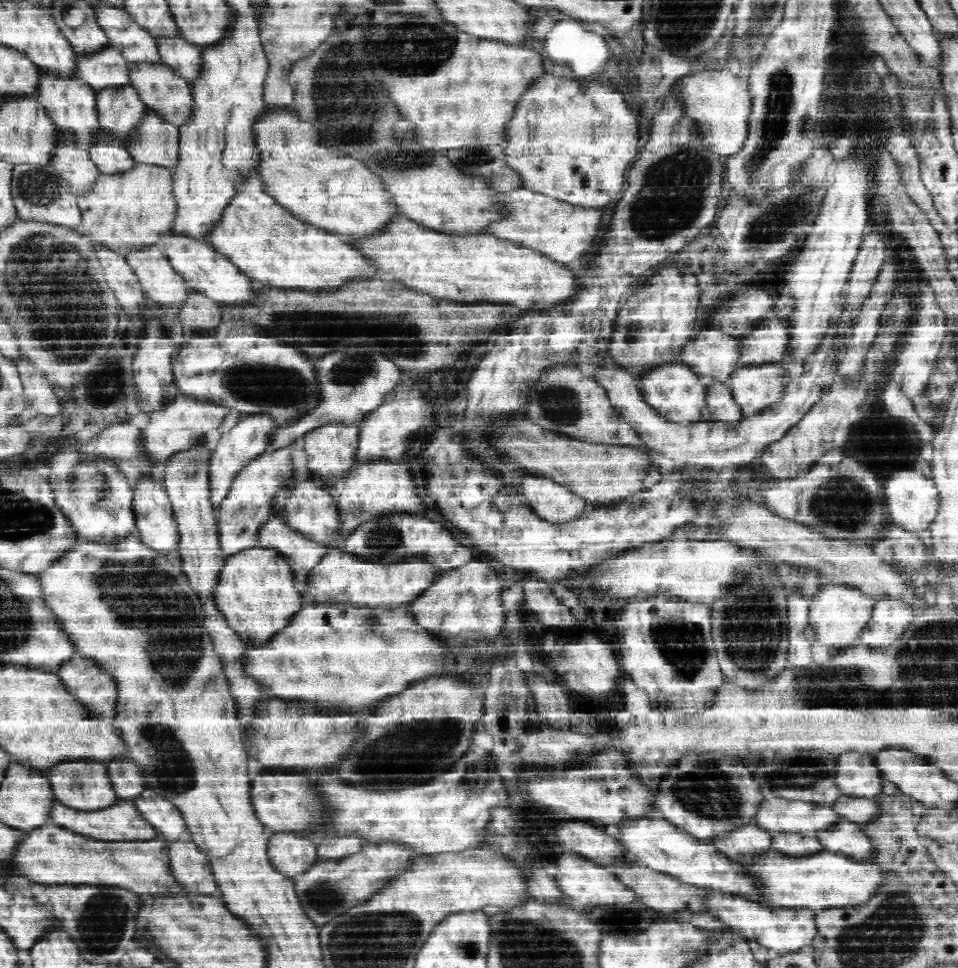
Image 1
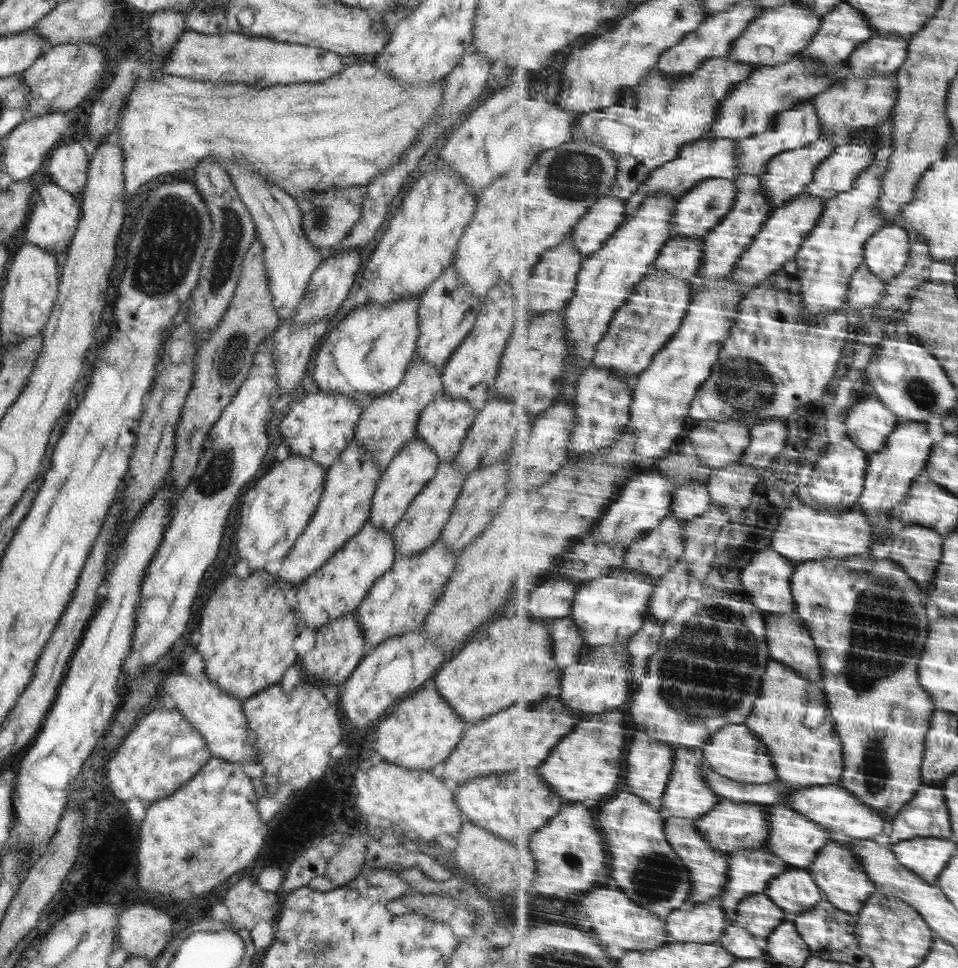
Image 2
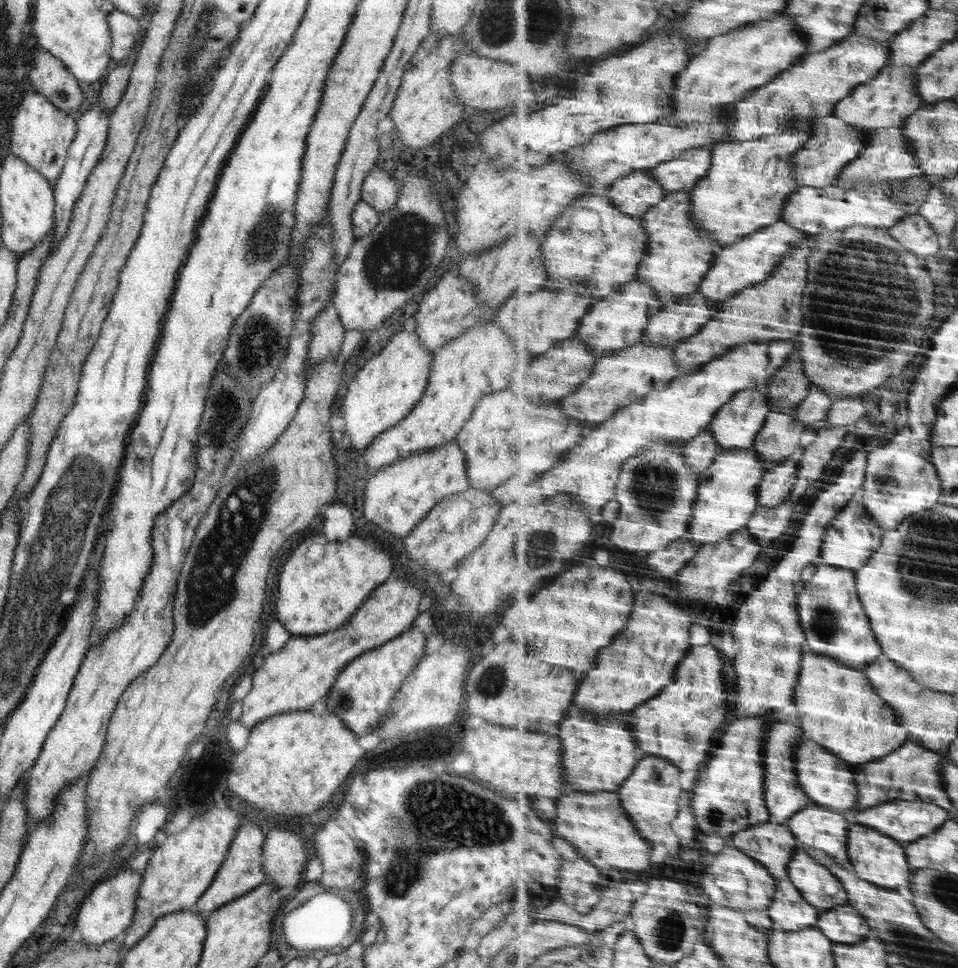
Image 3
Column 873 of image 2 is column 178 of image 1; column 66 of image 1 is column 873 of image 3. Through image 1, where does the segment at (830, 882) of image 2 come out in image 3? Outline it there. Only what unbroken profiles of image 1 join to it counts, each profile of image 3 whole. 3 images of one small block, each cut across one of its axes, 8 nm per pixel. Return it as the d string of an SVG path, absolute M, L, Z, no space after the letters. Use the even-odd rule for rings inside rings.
M853 824L850 829L850 858L854 872L864 880L869 880L878 886L886 888L900 888L906 891L913 882L914 870L909 861L909 853L905 844L887 836L886 833L874 830L862 824Z

